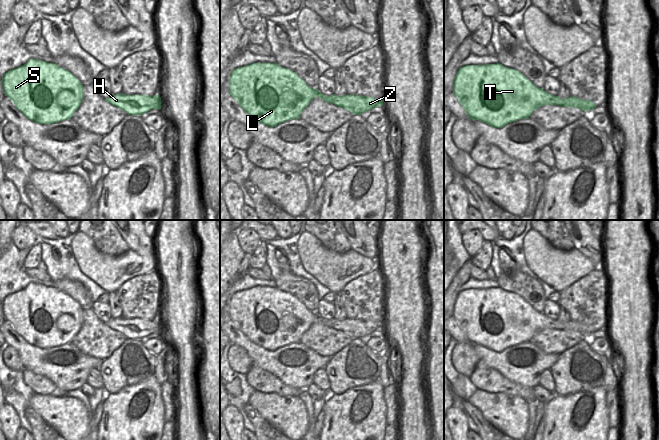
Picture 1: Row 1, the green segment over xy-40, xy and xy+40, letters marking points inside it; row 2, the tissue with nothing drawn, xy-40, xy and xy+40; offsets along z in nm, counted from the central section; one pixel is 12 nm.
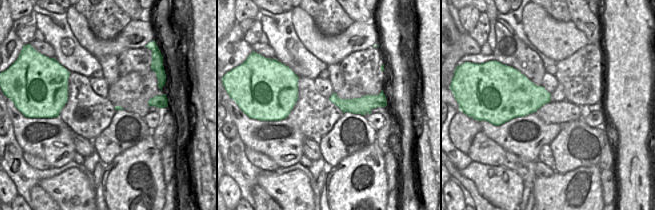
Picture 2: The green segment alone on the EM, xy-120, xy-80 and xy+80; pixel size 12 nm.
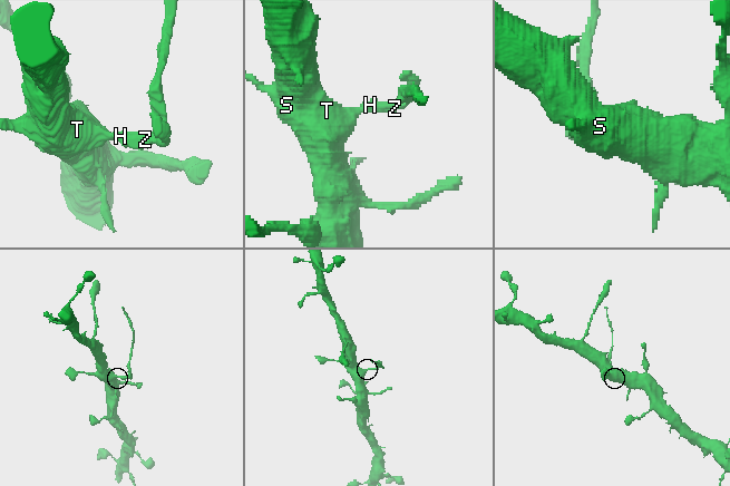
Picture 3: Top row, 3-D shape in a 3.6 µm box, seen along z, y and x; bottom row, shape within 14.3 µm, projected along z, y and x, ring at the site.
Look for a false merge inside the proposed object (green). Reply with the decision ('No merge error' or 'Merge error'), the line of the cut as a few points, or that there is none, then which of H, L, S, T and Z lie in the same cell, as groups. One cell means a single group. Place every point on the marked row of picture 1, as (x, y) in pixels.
Merge error. Split along xy+40 (553, 96), (556, 100), (555, 104). Groups: H Z / L S T

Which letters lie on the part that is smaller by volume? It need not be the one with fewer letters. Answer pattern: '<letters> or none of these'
H, Z

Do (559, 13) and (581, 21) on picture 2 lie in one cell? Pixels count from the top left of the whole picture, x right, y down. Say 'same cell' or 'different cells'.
different cells

